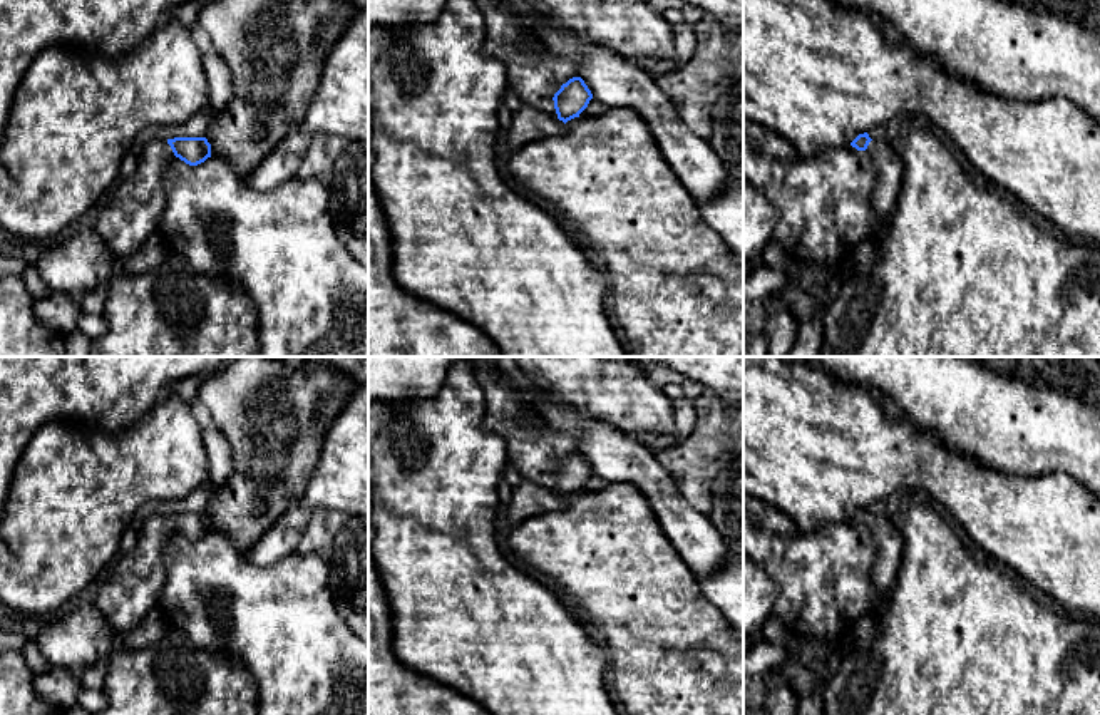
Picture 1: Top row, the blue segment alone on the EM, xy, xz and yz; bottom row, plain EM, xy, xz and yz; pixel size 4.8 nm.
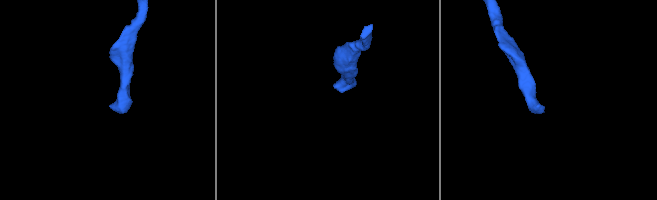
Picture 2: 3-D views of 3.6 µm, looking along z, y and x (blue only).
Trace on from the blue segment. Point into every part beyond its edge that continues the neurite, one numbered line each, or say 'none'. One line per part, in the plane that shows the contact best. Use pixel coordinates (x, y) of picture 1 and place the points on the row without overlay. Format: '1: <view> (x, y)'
1: xy (129, 591)

